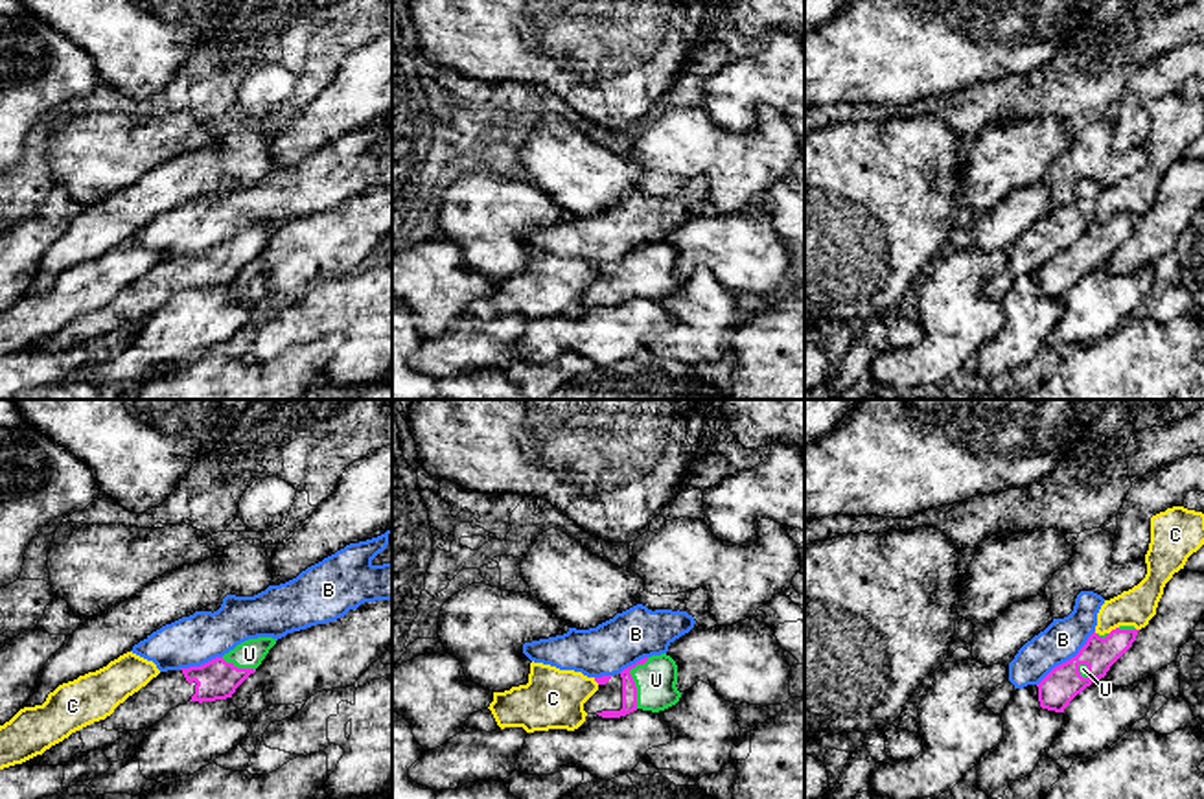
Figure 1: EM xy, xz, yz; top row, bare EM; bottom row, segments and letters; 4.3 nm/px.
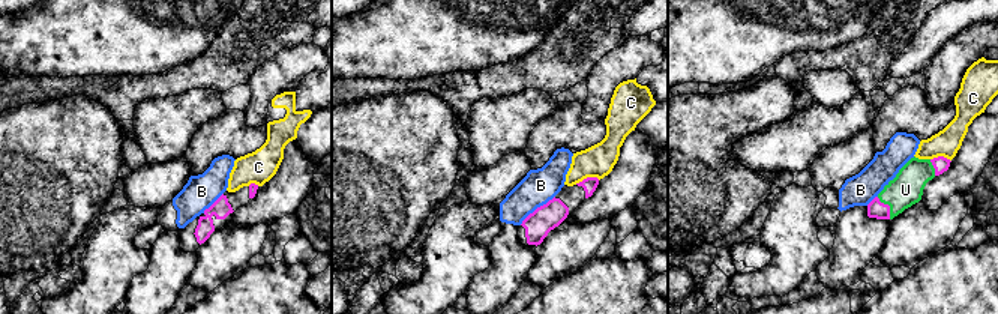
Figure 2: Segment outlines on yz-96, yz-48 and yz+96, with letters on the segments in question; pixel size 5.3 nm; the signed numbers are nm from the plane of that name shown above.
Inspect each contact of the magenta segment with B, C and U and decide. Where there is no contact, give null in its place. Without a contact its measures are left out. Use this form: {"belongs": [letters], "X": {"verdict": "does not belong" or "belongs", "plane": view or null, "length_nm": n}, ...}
{"belongs": ["U"], "B": {"verdict": "does not belong", "plane": "yz", "length_nm": 360}, "C": {"verdict": "does not belong", "plane": "yz", "length_nm": 60}, "U": {"verdict": "belongs", "plane": "xz", "length_nm": 240}}

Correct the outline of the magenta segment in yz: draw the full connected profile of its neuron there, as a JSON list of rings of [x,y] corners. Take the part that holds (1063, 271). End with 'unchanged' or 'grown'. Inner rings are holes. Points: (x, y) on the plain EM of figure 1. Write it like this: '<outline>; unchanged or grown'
[[[1119,214],[1105,223],[1094,219],[1075,245],[1055,254],[1036,272],[1040,295],[1064,300],[1077,282],[1106,263],[1110,254],[1132,234],[1138,219],[1134,214]]]; grown

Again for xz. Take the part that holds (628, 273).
[[[666,241],[644,245],[620,261],[595,269],[598,278],[584,291],[584,298],[602,306],[620,306],[637,296],[659,300],[681,285],[677,252]]]; grown

